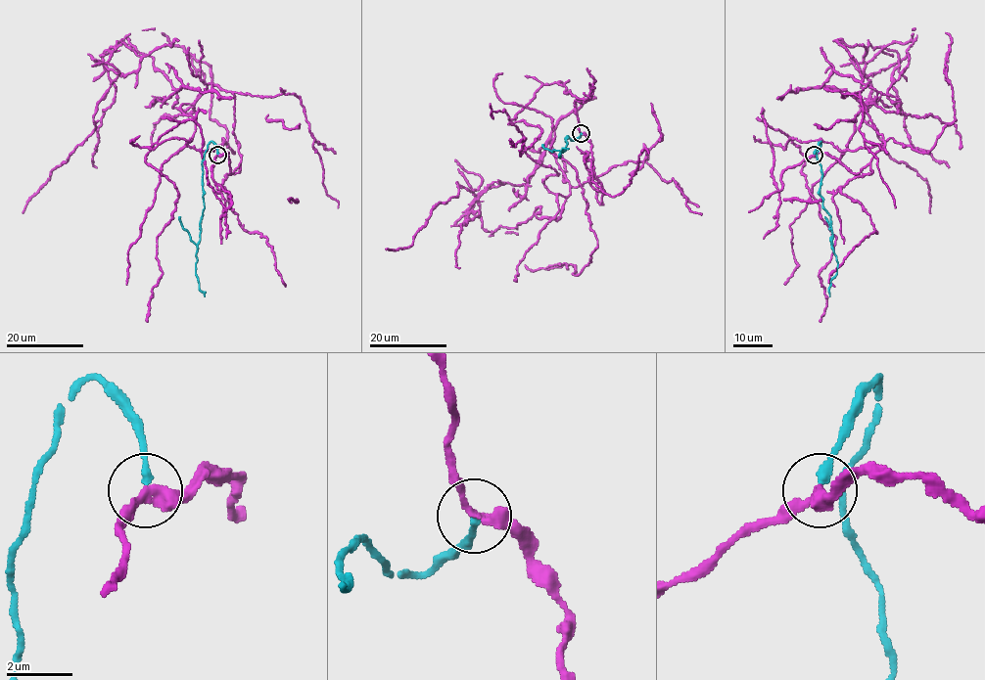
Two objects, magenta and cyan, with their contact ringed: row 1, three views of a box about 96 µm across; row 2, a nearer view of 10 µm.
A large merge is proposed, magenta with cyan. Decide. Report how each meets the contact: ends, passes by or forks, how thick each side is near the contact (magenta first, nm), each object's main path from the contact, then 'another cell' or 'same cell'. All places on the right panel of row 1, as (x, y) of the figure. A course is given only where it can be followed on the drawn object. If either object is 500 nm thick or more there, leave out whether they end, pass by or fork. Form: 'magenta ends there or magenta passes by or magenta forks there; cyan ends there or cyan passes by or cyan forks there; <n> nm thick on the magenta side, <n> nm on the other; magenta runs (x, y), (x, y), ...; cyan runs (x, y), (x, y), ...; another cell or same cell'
magenta passes by; cyan ends there; 280 nm thick on the magenta side, 240 nm on the other; magenta runs (814, 154), (870, 161), (860, 91), (899, 110), (913, 36), (851, 62), (930, 213); cyan runs (814, 154), (820, 141), (817, 153), (822, 174), (820, 196), (831, 218), (832, 249), (837, 263), (830, 295); another cell

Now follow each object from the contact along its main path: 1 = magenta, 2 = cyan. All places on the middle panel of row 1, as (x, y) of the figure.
1: (581, 133), (601, 203), (589, 179), (492, 233), (464, 170), (477, 190), (386, 249)
2: (581, 133), (574, 140), (568, 136), (565, 138), (567, 142), (559, 157), (562, 150), (568, 150)

